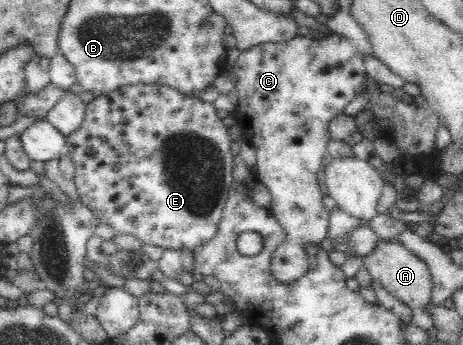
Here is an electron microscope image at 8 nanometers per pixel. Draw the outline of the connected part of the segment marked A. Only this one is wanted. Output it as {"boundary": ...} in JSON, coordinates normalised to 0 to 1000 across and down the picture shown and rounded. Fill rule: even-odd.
{"boundary":[[[821,696],[814,713],[799,739],[782,745],[801,809],[814,814],[853,867],[892,899],[927,884],[937,829],[920,762],[857,696]]]}

